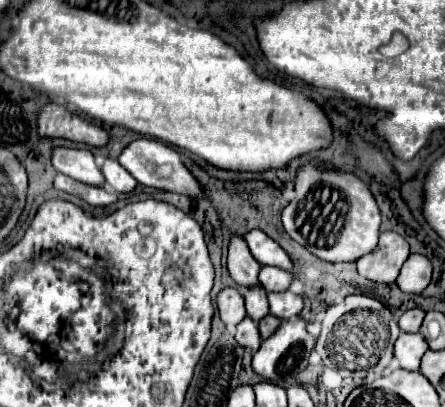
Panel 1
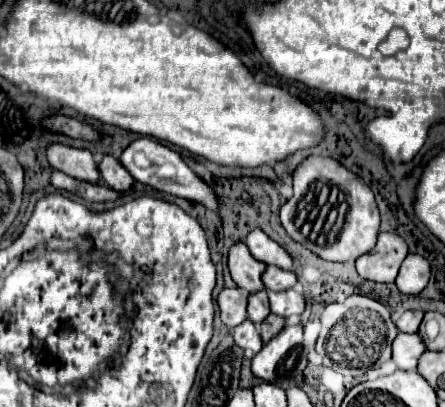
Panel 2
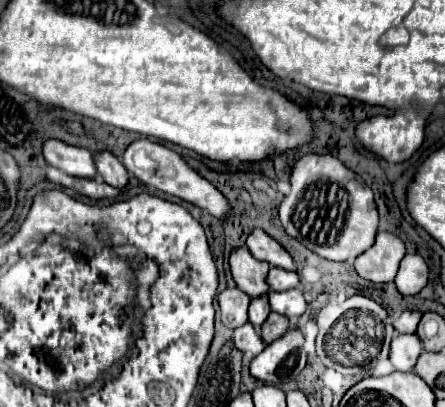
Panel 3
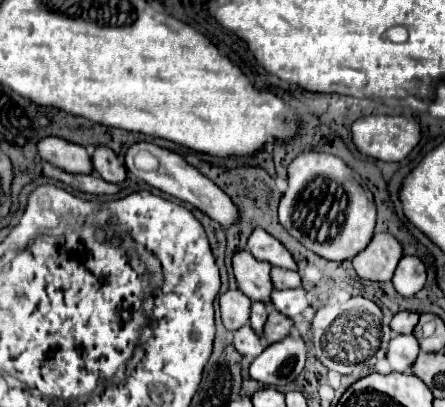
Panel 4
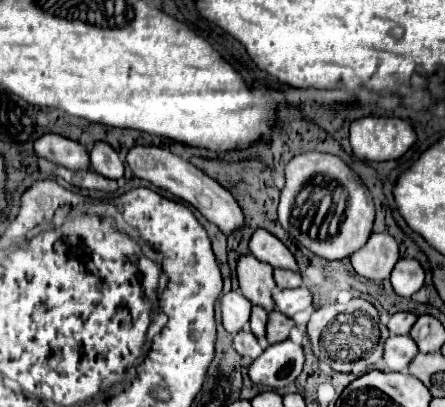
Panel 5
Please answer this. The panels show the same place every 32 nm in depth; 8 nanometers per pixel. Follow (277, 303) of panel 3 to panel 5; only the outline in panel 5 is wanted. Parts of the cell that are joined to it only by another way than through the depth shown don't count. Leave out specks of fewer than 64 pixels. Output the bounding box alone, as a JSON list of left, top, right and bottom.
[276,286,312,316]

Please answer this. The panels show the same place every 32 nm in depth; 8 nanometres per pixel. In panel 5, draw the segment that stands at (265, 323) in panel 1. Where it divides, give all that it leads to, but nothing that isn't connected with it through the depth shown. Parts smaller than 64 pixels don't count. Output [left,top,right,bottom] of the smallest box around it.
[266,312,296,344]

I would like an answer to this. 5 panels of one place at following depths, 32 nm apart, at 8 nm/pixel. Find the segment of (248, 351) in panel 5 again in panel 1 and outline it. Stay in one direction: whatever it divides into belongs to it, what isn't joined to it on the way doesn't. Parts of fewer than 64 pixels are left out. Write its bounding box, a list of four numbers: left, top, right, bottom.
[236,316,262,352]

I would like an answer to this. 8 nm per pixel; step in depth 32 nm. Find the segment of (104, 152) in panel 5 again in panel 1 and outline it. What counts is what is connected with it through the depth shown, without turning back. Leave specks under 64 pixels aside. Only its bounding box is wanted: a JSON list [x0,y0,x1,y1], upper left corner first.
[102,158,136,194]

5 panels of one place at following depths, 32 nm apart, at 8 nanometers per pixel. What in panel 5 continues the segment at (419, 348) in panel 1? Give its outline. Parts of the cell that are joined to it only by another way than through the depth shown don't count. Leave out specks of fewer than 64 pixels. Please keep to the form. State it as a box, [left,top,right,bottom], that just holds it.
[384,336,418,372]

